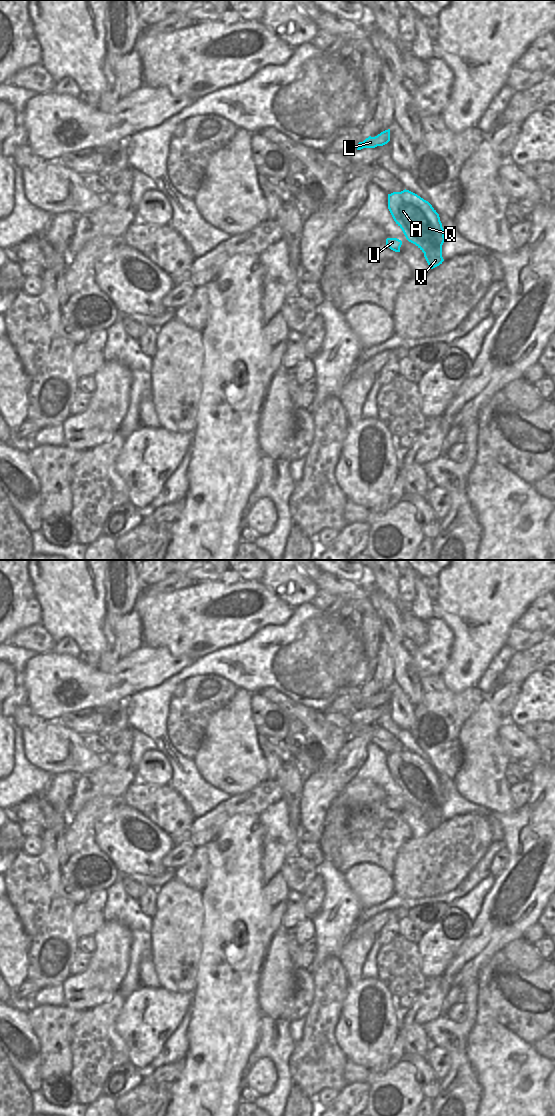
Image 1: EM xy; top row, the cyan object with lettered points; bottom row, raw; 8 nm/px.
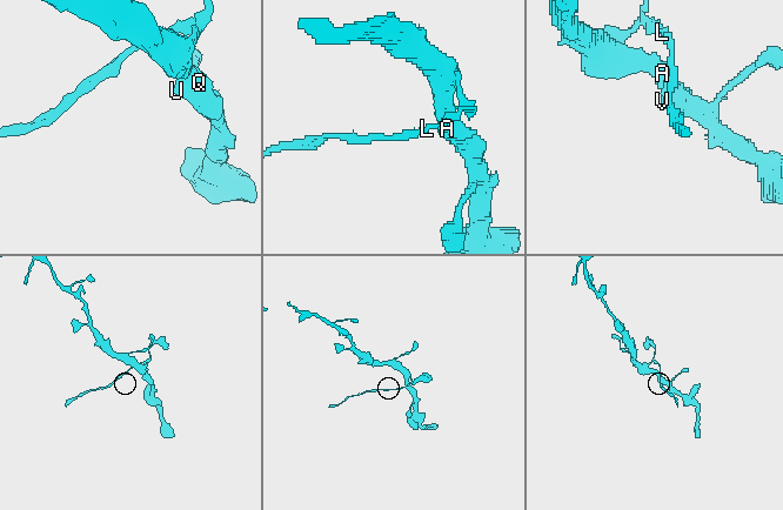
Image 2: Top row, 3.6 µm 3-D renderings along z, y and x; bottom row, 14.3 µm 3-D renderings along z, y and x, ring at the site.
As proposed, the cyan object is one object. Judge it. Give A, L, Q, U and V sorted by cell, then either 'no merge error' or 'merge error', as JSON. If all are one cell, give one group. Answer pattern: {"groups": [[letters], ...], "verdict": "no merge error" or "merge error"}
{"groups": [["A", "Q", "U", "V"], ["L"]], "verdict": "merge error"}

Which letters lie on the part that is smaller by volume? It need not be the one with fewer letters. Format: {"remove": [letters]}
{"remove": ["L"]}

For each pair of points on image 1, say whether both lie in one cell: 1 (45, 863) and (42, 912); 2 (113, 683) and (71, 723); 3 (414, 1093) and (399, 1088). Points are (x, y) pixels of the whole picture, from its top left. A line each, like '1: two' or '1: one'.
1: one
2: two
3: one

